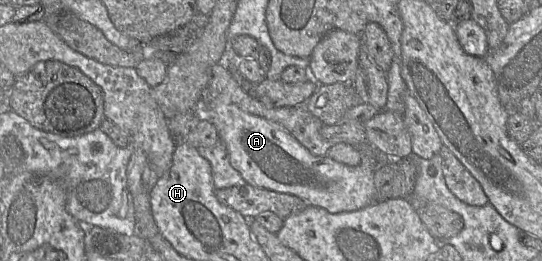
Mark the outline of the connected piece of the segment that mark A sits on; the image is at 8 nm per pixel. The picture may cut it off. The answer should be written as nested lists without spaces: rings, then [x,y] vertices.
[[[209,97],[203,102],[201,116],[215,126],[231,166],[248,185],[294,195],[307,205],[323,208],[333,214],[360,210],[376,201],[374,173],[379,164],[376,164],[374,155],[381,153],[368,145],[359,148],[362,153],[360,164],[347,166],[327,155],[311,154],[279,125],[218,98]]]

